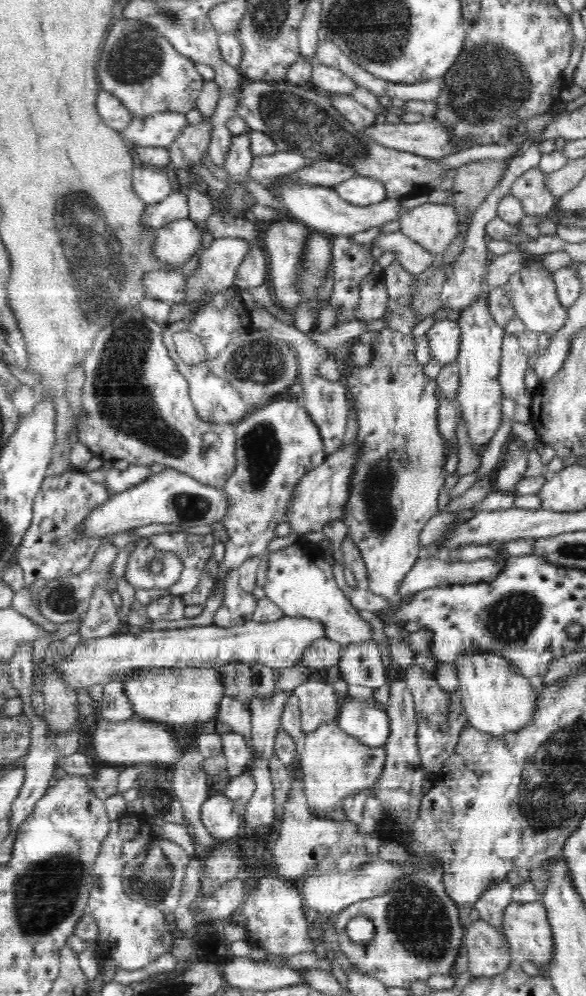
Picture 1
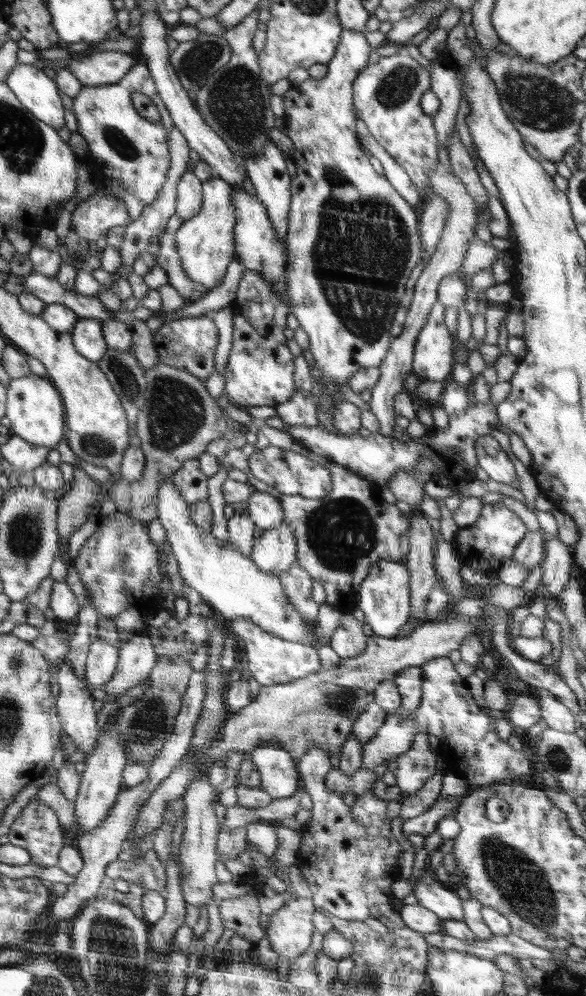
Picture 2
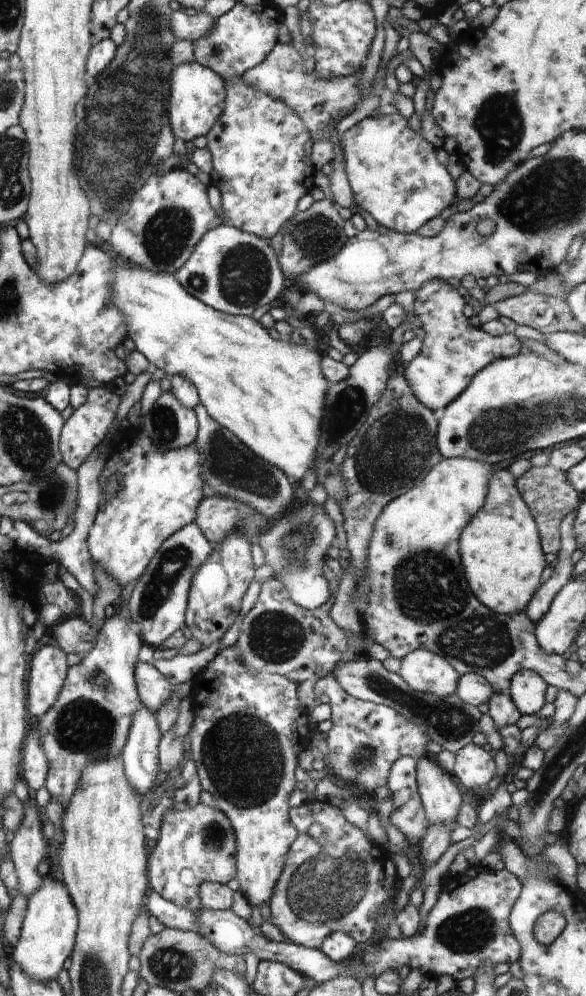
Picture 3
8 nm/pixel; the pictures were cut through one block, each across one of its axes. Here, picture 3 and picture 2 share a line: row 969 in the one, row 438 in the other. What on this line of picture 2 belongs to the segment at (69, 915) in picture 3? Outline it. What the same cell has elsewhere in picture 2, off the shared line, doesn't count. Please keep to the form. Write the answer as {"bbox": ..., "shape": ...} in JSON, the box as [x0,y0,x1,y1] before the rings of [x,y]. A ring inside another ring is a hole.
{"bbox":[5,372,64,450],"shape":[[[30,372],[28,376],[11,378],[7,388],[7,401],[5,415],[11,422],[10,433],[36,446],[44,446],[50,450],[56,450],[58,442],[62,440],[64,432],[64,404],[60,400],[58,390],[44,377]]]}

